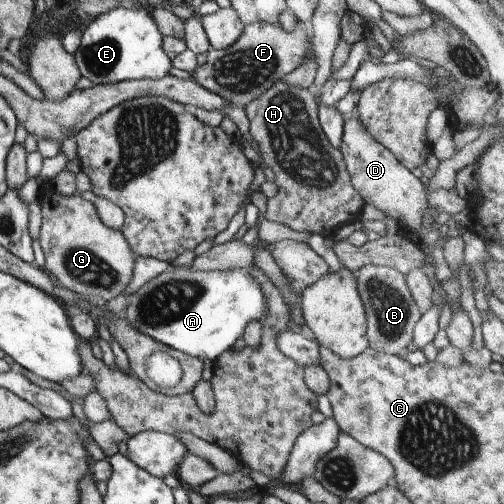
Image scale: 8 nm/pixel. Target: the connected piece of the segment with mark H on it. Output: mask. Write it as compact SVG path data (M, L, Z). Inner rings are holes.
M277 81L244 107L250 126L250 140L255 142L263 165L269 166L275 174L273 182L278 188L277 192L266 200L264 218L285 225L298 233L309 231L311 234L318 234L323 228L331 232L346 223L353 226L364 206L358 192L351 186L340 150L328 143L321 130L315 95L313 89L294 87L286 82Z

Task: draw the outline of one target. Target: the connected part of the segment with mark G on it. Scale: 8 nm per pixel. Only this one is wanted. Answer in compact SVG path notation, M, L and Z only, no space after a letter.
M46 184L43 189L39 188L37 202L40 204L38 241L44 256L43 269L51 272L61 287L89 302L97 302L97 298L108 301L123 292L131 278L136 256L119 231L101 224L94 204L80 196L63 196L55 191L51 184Z

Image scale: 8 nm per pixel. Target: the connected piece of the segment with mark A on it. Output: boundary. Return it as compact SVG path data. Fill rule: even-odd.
M170 266L130 294L123 317L135 330L155 342L200 358L210 366L221 353L231 349L247 323L259 321L262 324L265 313L266 298L247 268L207 272Z

